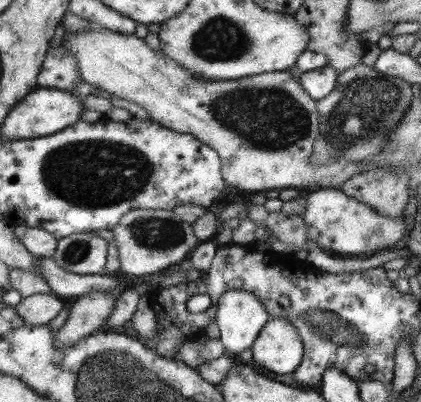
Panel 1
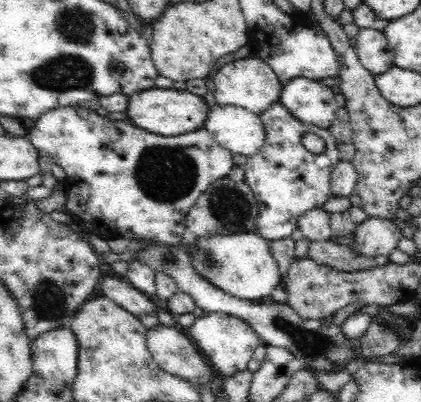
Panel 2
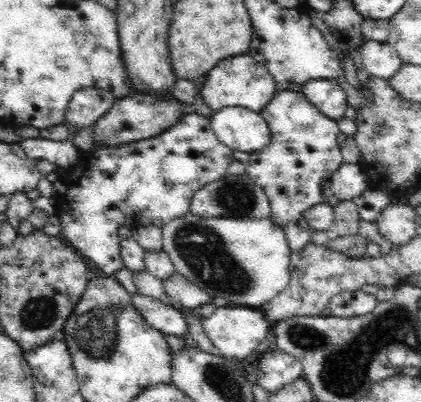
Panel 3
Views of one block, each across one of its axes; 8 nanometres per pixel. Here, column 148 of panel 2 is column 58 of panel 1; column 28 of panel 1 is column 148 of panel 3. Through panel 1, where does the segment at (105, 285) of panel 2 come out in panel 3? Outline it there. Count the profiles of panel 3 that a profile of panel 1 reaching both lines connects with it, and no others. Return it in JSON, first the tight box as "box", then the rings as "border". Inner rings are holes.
{"box":[132,294,190,338],"border":[[[134,294],[132,304],[144,316],[144,320],[152,328],[160,330],[162,334],[168,334],[168,336],[174,334],[174,336],[180,336],[180,338],[184,338],[184,334],[190,336],[184,314],[180,310],[176,310],[174,306],[166,306],[160,300],[148,298],[148,296],[142,296],[142,294]]]}

